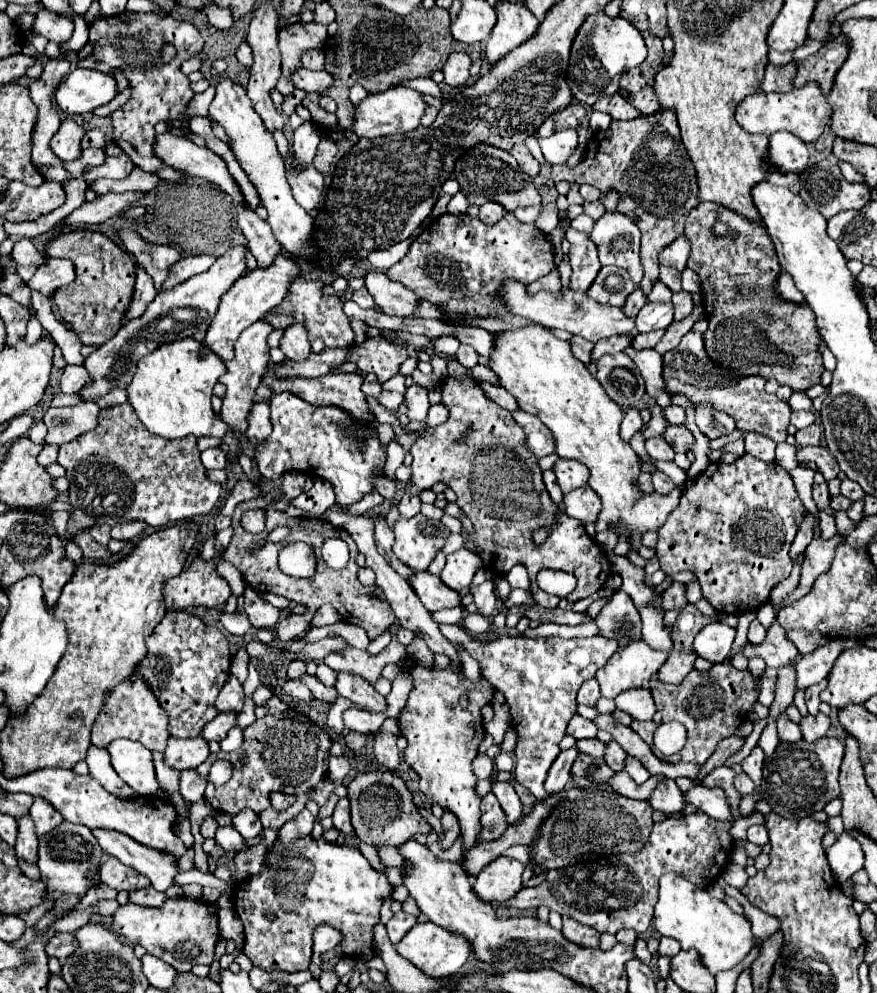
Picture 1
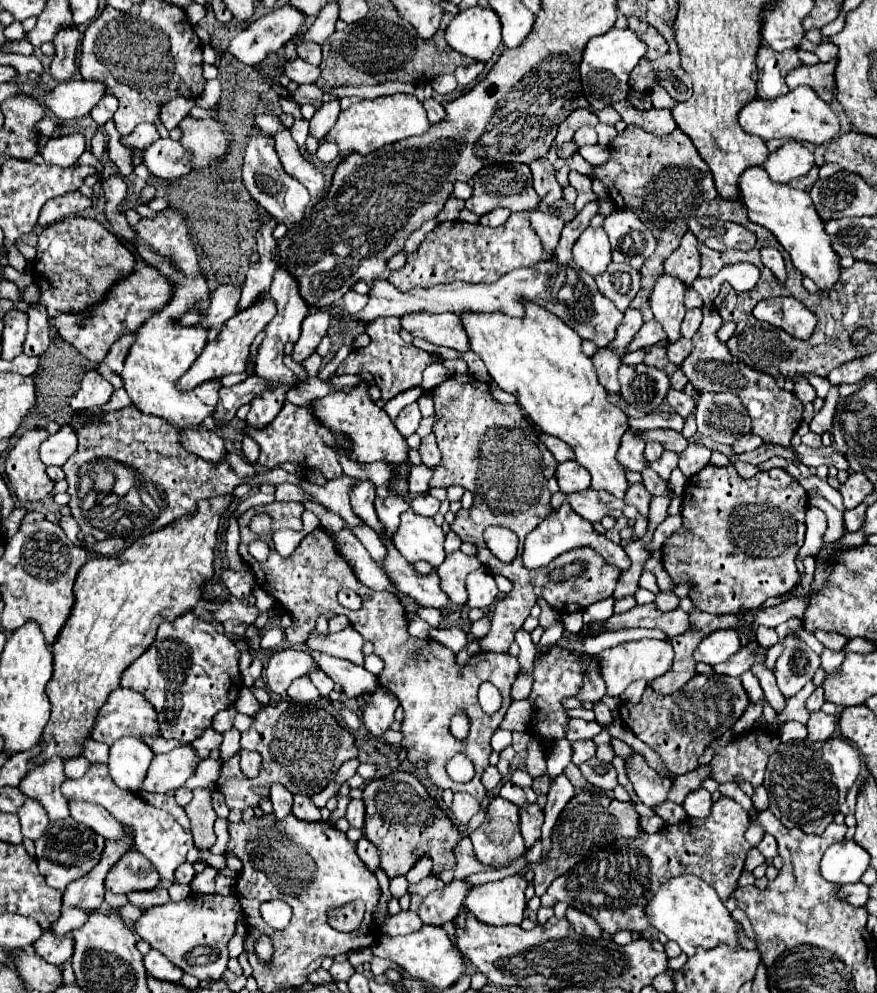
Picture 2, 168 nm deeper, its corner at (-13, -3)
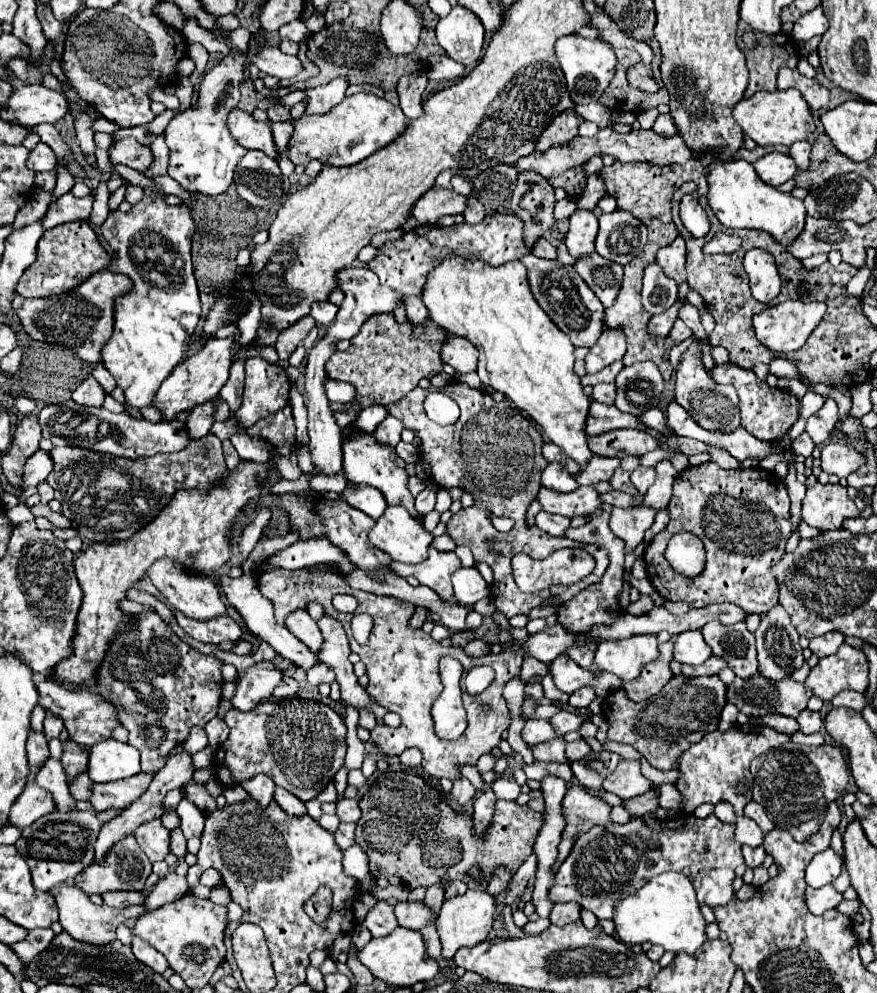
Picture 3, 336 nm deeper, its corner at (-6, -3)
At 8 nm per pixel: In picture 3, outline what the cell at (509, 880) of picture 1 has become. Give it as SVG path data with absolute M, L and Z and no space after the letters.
M468 890L462 896L454 896L450 900L444 900L436 930L440 934L442 942L442 956L450 960L458 948L462 946L476 946L478 942L488 938L488 932L492 930L494 924L494 912L496 912L496 896L488 894L486 890Z

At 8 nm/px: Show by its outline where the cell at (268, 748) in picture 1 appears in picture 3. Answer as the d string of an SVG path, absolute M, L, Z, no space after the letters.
M290 698L282 702L262 702L250 712L242 712L236 708L230 708L224 716L230 736L222 744L222 752L216 752L216 780L220 784L242 784L248 778L256 774L270 776L276 786L292 792L294 796L302 798L304 802L316 798L324 786L334 778L334 774L344 766L346 756L346 726L342 718L326 704L316 700L304 700L304 698Z

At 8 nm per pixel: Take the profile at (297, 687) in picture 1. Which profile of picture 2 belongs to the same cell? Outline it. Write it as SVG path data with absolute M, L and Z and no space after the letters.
M303 676L291 684L291 688L287 690L287 696L291 700L299 700L299 702L315 702L319 698L319 692L313 686L313 682L309 680L309 676Z

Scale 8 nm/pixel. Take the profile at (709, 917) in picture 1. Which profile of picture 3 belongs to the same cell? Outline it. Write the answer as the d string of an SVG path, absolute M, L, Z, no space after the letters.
M664 872L652 878L646 886L642 886L634 896L618 902L614 912L616 934L626 944L660 944L670 952L686 952L694 954L708 938L706 938L706 920L700 912L700 904L696 900L696 890L692 882L678 872Z

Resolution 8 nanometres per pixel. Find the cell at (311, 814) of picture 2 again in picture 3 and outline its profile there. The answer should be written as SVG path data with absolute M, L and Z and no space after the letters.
M276 788L274 800L276 800L276 802L280 804L280 808L282 808L284 812L288 812L290 816L302 816L302 814L306 814L306 804L304 804L300 798L296 798L294 794L290 794L290 792L282 790L282 788Z

